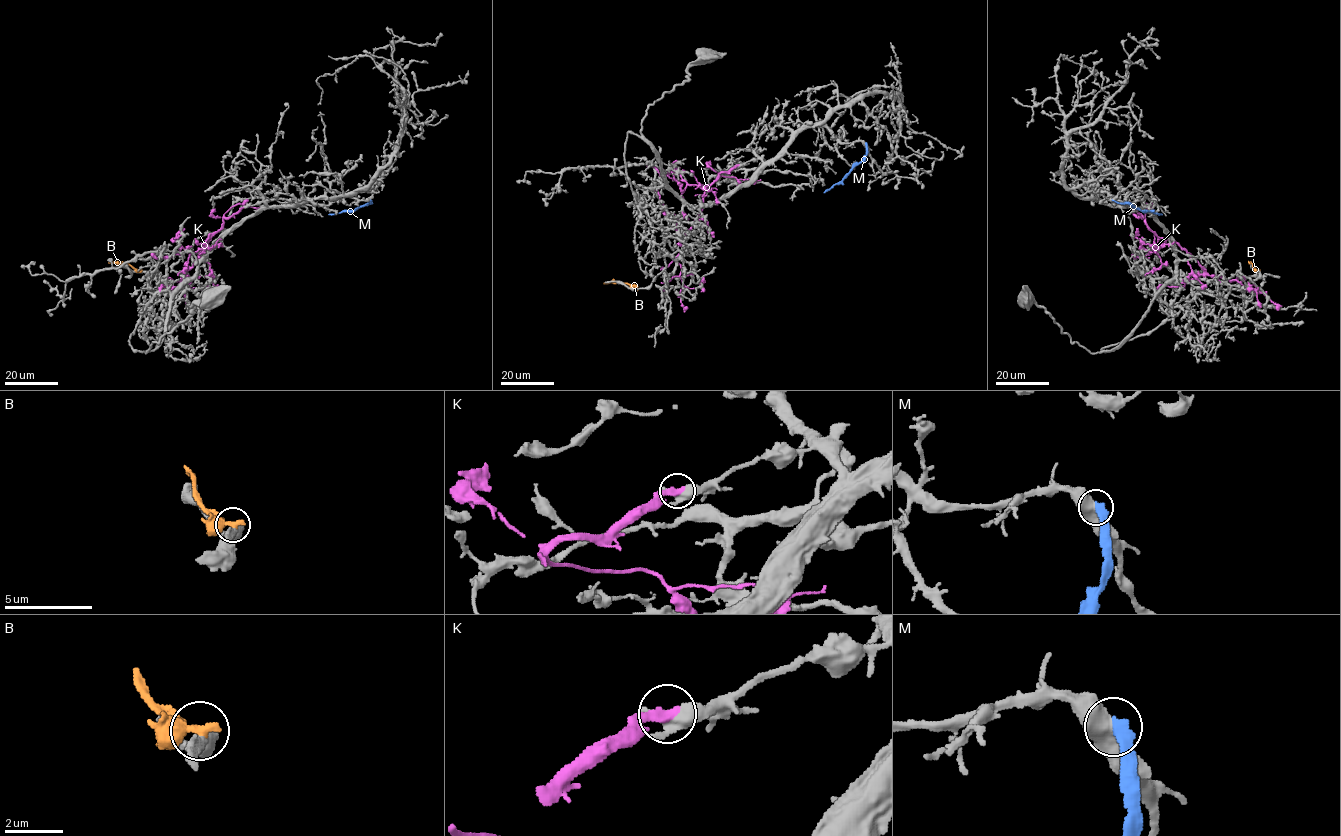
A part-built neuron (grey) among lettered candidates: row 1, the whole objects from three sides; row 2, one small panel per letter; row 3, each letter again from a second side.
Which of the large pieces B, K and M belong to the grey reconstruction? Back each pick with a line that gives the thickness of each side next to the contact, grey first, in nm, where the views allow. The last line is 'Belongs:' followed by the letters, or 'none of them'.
Belongs: none of them

